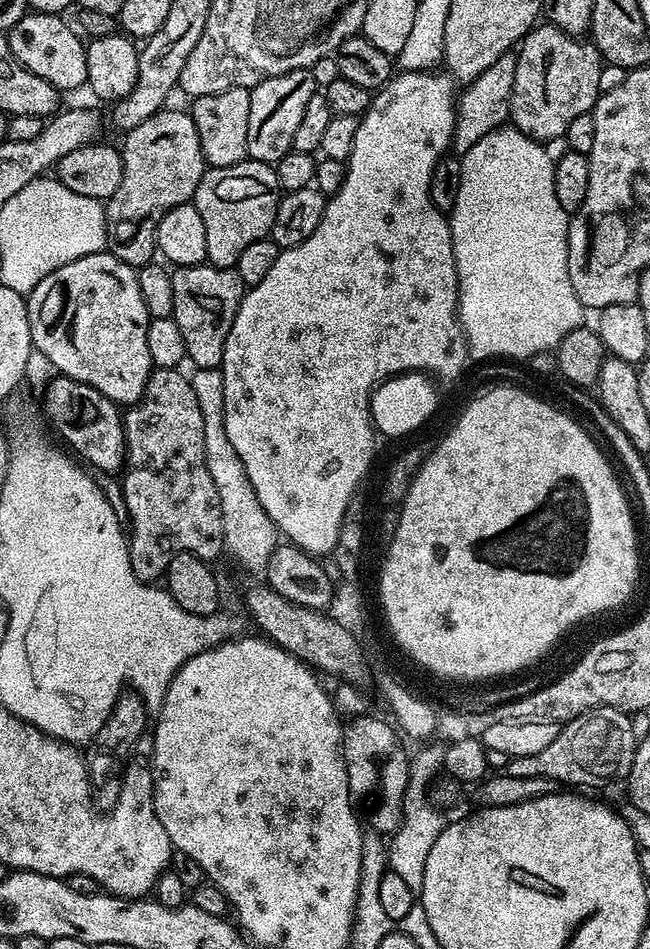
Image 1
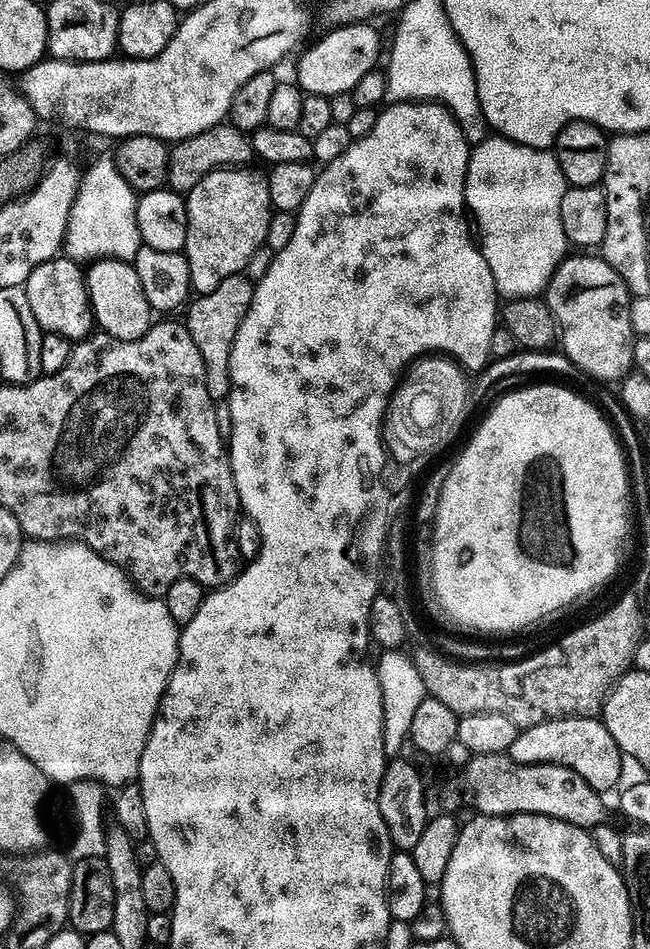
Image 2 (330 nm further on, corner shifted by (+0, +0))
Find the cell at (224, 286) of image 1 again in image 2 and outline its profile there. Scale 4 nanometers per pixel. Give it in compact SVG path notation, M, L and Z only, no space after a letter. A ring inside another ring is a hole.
M241 274L222 278L214 290L199 293L187 305L186 323L190 330L190 338L194 338L194 346L198 346L198 354L202 354L206 390L210 390L213 402L224 402L228 399L230 382L230 350L234 346L234 334L238 334L238 326L242 326L242 318L246 318L246 310L250 310L254 284L247 275Z

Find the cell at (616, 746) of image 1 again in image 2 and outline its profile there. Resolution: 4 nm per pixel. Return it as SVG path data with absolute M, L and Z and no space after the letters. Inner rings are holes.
M596 716L546 718L534 726L519 729L506 754L519 764L566 766L574 770L578 778L586 778L589 786L601 794L608 794L608 791L612 792L617 787L622 755L614 738L610 738L610 730L606 730L603 719Z

